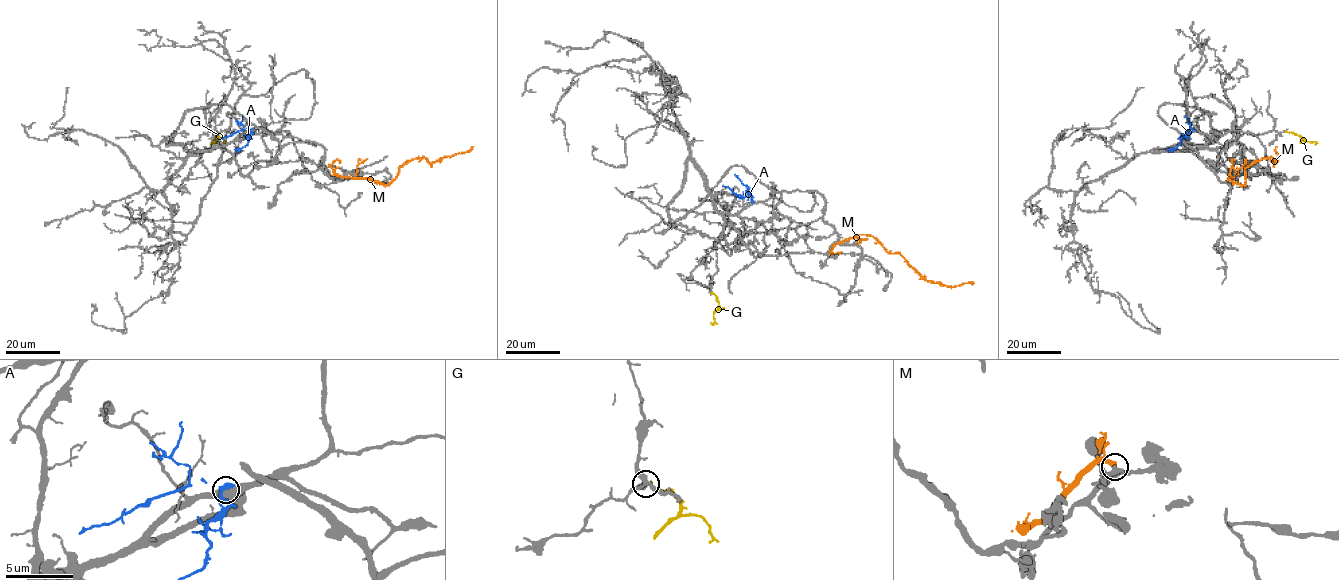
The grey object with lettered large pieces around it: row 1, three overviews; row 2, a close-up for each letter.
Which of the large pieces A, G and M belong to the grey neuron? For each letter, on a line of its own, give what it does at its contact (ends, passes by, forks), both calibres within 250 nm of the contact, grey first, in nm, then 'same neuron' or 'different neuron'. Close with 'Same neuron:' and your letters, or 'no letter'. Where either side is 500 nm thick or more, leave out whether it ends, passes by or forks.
A: 650 nm thick on the grey side, 500 nm on the other; different neuron
G: it ends there; 380 nm thick on the grey side, 280 nm on the other; different neuron
M: it ends there; 320 nm thick on the grey side, 400 nm on the other; different neuron
Same neuron: no letter

